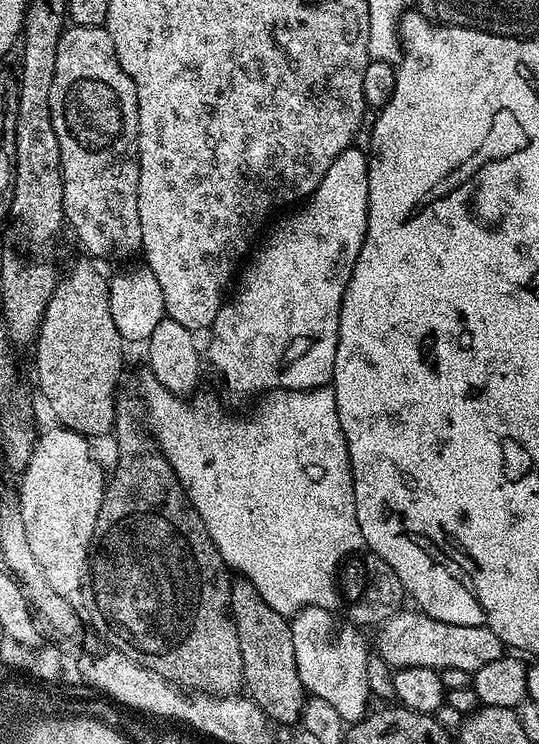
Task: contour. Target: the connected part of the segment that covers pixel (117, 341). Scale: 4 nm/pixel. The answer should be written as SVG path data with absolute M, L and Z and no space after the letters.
M83 258L68 273L61 275L52 291L50 302L40 323L40 332L34 341L36 348L36 380L48 408L63 427L89 438L104 436L116 427L116 402L120 375L124 372L126 341L120 336L110 314L109 277L103 276L91 259Z

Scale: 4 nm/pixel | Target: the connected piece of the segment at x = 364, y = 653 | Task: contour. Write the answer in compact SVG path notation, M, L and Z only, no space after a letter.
M303 608L291 617L294 662L298 662L298 678L302 678L302 686L308 696L317 696L325 702L330 702L330 706L334 706L334 710L338 710L338 714L346 722L363 720L370 708L370 693L366 682L366 662L370 649L364 645L359 627L347 626L348 628L340 628L336 632L332 615L333 613L326 608Z

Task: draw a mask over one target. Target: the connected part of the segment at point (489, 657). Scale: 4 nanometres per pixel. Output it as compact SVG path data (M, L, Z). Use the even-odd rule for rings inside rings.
M401 610L383 621L378 655L393 669L434 668L441 670L458 667L468 673L477 672L486 662L495 662L505 655L506 645L484 626L454 626L450 622L438 622L419 610Z

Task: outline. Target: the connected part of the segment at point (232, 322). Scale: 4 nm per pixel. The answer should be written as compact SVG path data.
M353 146L342 150L342 154L338 154L338 158L334 158L334 162L330 166L330 170L326 170L326 174L322 178L322 182L318 182L318 186L312 191L311 196L307 197L305 206L301 212L292 212L284 220L284 225L277 232L272 232L264 240L264 245L251 253L250 259L243 265L244 277L235 285L236 293L229 295L225 299L223 306L218 310L218 314L214 318L210 335L212 341L208 344L208 356L206 352L206 360L216 367L218 375L224 379L224 384L232 392L237 392L240 396L252 396L259 388L264 388L267 393L277 390L302 390L303 388L322 388L332 383L332 354L338 346L338 322L340 321L340 298L348 285L348 273L354 266L356 254L362 250L362 242L364 241L364 225L366 223L366 152L359 146Z

